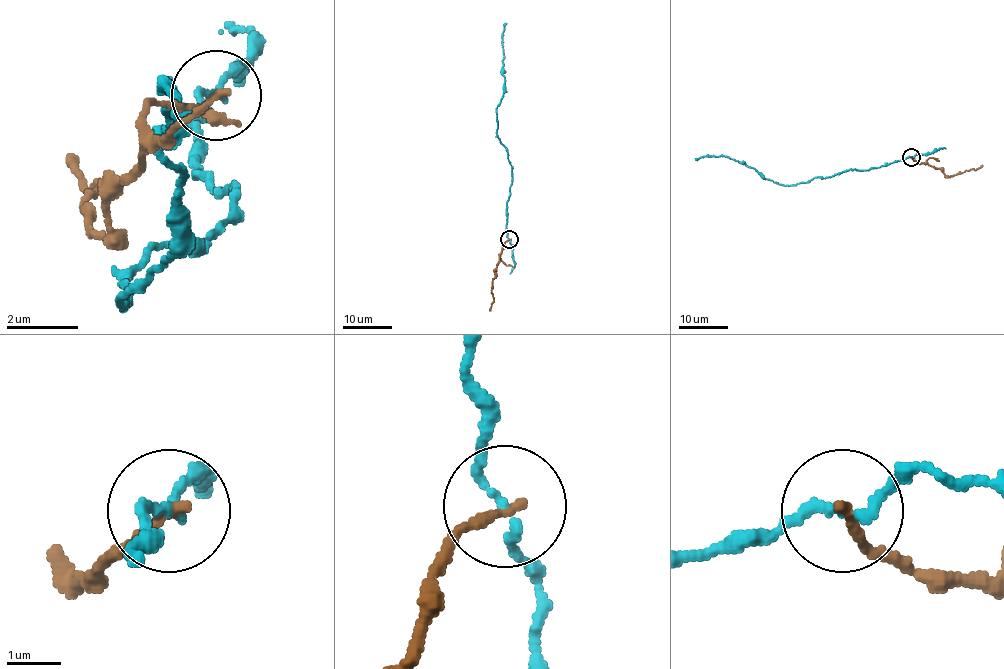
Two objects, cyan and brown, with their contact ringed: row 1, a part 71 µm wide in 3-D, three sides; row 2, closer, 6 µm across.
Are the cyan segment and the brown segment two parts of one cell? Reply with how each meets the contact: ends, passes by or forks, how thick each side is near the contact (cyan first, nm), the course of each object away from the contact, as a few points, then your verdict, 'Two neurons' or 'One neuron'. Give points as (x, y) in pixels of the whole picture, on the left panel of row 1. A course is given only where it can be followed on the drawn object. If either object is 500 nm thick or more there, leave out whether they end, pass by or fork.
At the ring cyan passes by. At the ring brown ends. Thickness 160 nm (cyan) against 200 nm. Course of cyan: (218, 92), (191, 155), (236, 209), (200, 254), (155, 245), (119, 308), (173, 254), (164, 92), (191, 110). Course of brown: (218, 92), (164, 137), (119, 182), (110, 236), (83, 218), (101, 191), (65, 155). Two neurons

